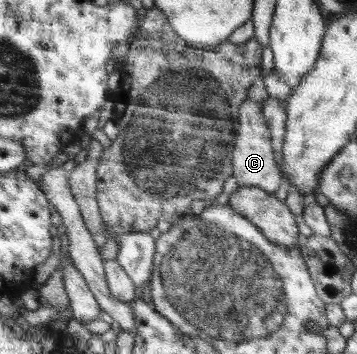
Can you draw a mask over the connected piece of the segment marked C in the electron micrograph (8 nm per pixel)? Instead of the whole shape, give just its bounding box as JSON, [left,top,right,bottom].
[232,79,283,194]

